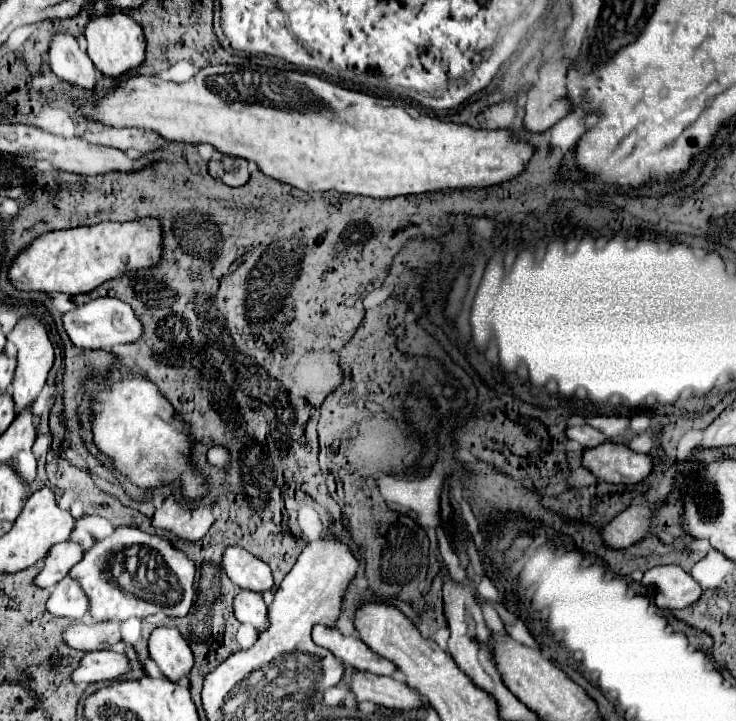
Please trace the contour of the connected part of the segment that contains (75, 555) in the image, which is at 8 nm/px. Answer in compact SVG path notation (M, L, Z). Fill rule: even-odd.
M66 540L66 542L60 542L56 544L46 560L44 560L44 568L42 572L36 576L36 586L40 588L52 588L54 584L58 584L62 578L68 576L70 568L74 564L78 564L84 556L84 548L78 544L78 542L72 542L72 540Z

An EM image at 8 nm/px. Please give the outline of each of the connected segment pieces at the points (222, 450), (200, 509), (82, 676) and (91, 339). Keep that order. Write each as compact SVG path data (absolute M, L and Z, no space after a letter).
M212 446L208 450L206 458L208 458L208 464L212 464L212 466L218 466L222 470L230 468L230 450L226 446Z
M170 494L162 502L162 506L154 512L152 524L158 528L172 530L180 538L200 540L214 522L214 504L198 506L198 504L182 504L176 502L176 496Z
M96 650L96 652L88 652L82 658L80 666L72 674L72 680L80 686L110 682L126 676L130 670L132 668L126 654L118 654L114 650Z
M96 298L88 304L78 306L72 312L66 312L62 316L64 328L70 336L70 340L78 348L88 348L88 350L104 350L104 348L114 348L118 344L130 344L138 342L142 338L142 322L130 308L130 304L118 300L118 298Z

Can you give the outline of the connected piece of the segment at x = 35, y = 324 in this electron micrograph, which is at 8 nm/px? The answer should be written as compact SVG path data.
M34 314L22 316L18 320L18 324L14 326L14 330L6 338L10 342L14 342L16 348L18 348L18 366L16 366L14 380L12 380L12 396L14 396L14 402L16 402L16 412L20 412L22 408L34 404L34 400L38 398L42 386L46 384L48 372L54 364L54 346L48 338L46 326Z

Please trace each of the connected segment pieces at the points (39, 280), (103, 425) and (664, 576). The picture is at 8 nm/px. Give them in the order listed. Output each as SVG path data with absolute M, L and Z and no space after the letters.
M134 220L100 222L94 226L42 234L18 254L10 266L8 278L18 290L86 294L106 280L116 280L126 272L154 268L154 264L158 264L158 256L162 256L162 232L158 232L158 224L154 224L154 220L142 220L142 224L134 224Z
M130 378L112 382L94 394L94 442L114 458L120 472L128 474L140 488L158 488L170 480L182 482L182 494L190 502L198 502L204 494L204 478L188 466L190 432L182 420L174 416L174 408L146 378Z
M656 566L644 572L642 586L654 590L654 602L662 610L686 608L702 594L700 584L680 566Z

